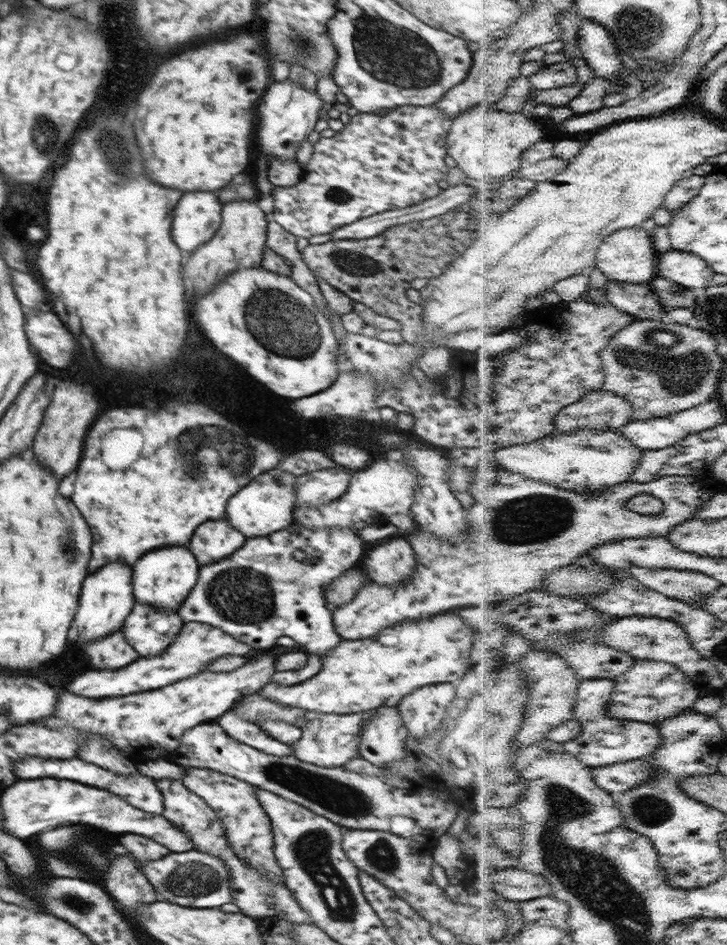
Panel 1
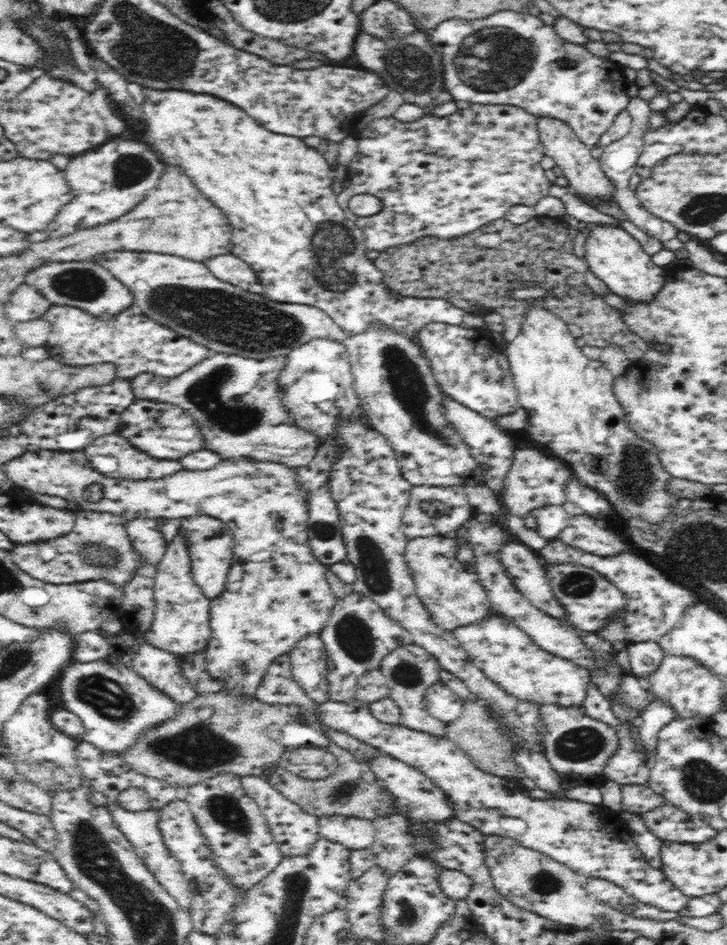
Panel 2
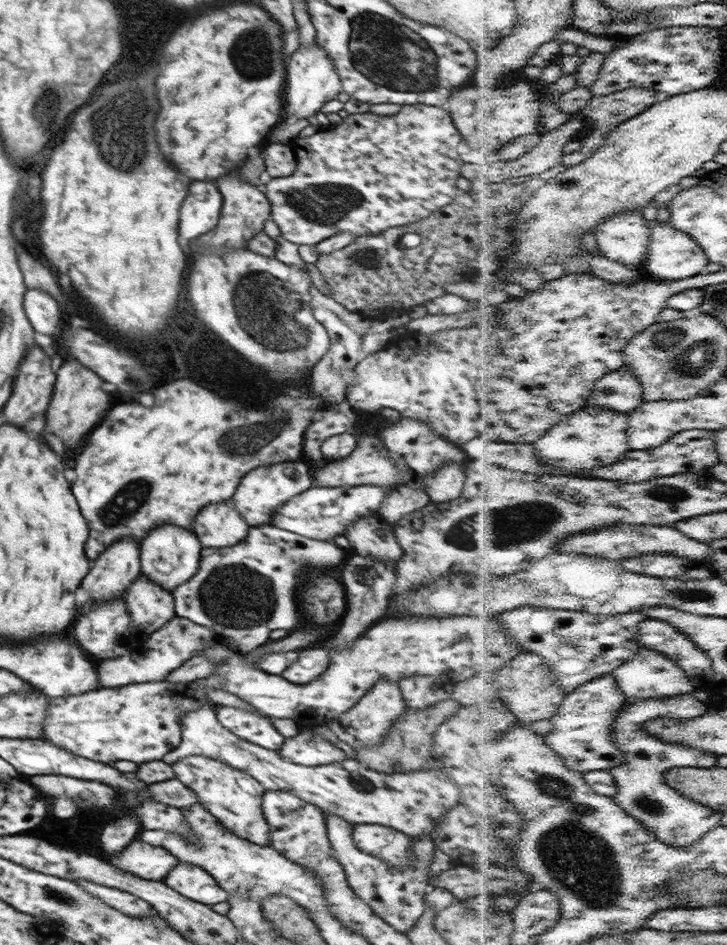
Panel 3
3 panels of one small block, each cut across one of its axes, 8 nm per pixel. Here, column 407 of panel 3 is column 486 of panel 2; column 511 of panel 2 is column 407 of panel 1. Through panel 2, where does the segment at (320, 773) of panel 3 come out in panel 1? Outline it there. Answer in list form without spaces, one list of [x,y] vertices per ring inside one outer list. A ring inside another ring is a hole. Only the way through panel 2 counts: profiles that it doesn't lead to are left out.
[[[208,721],[190,730],[181,738],[182,744],[171,751],[170,758],[178,766],[209,768],[238,777],[258,789],[301,804],[312,812],[349,829],[384,831],[426,844],[440,839],[458,816],[461,802],[444,801],[428,788],[418,788],[410,779],[395,775],[386,777],[350,771],[346,767],[324,768],[294,760],[294,756],[270,756],[228,736],[215,721]]]

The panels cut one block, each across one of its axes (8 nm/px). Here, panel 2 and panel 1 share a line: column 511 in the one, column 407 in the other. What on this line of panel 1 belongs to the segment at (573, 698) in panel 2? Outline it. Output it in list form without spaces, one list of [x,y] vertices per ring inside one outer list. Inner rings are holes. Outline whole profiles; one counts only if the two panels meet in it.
[[[438,614],[424,620],[408,620],[394,624],[382,630],[382,636],[364,638],[362,640],[342,640],[340,646],[328,650],[322,660],[322,670],[312,677],[302,681],[302,684],[280,686],[280,684],[266,684],[260,694],[276,704],[294,706],[308,712],[322,712],[324,714],[356,714],[364,711],[374,711],[382,705],[396,707],[408,693],[417,688],[438,683],[456,683],[459,679],[461,667],[468,661],[473,648],[474,628],[466,624],[462,618],[454,614]]]

